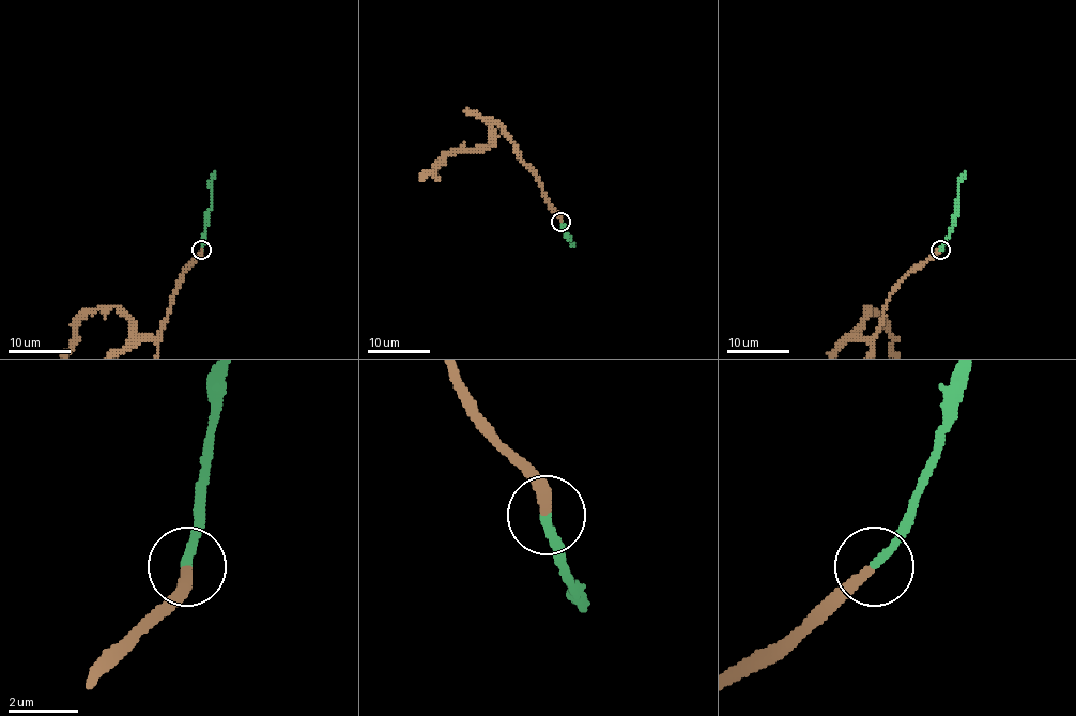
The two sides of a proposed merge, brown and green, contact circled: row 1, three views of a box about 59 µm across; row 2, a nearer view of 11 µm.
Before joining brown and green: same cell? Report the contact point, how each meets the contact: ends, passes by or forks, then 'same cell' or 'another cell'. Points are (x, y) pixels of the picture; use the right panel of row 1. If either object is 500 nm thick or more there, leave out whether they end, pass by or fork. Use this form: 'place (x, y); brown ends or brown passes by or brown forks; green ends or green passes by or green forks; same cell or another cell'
place (940, 249); brown ends; green ends; same cell

